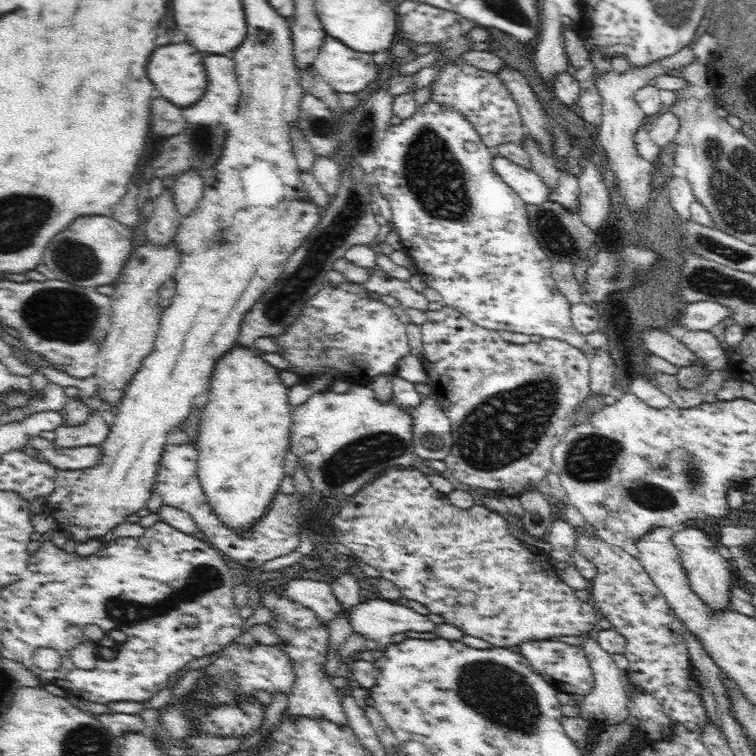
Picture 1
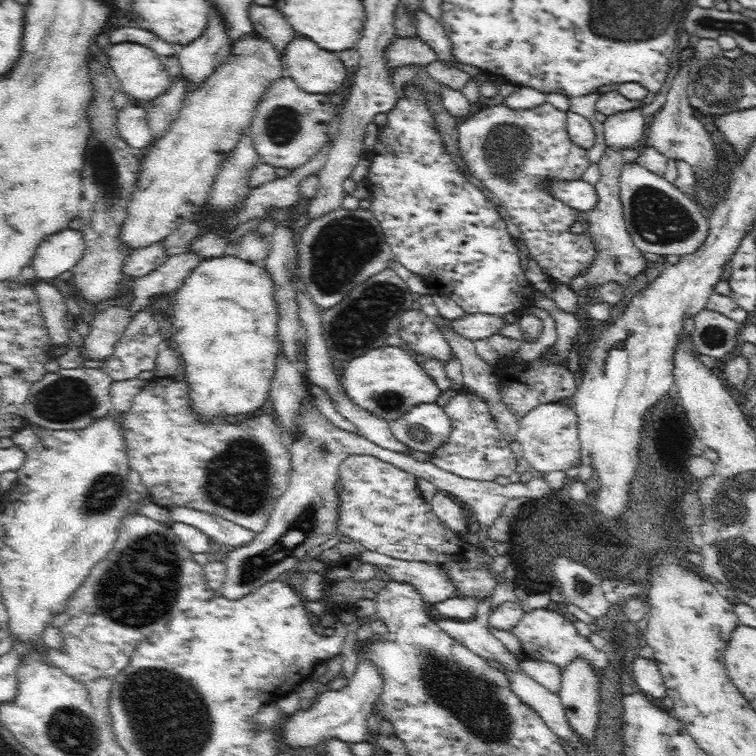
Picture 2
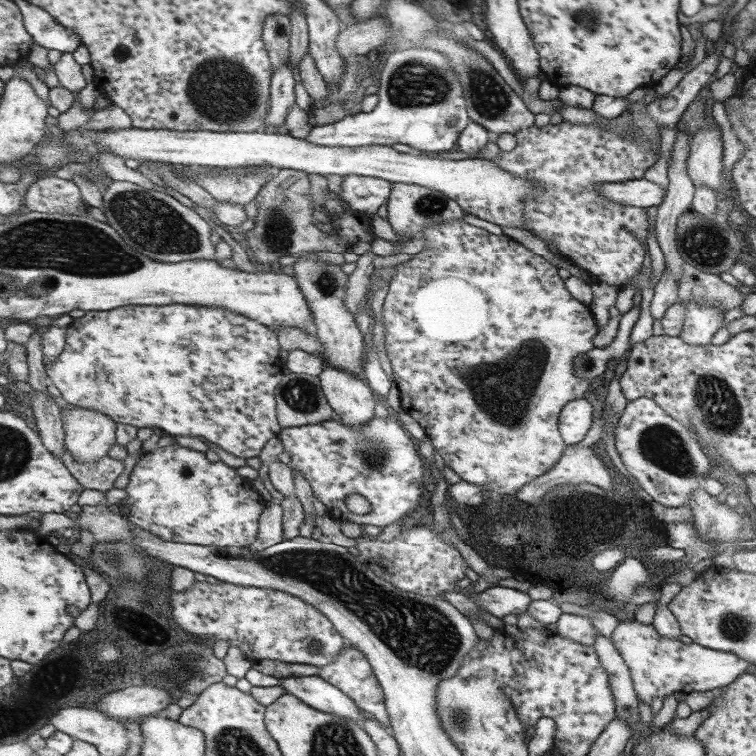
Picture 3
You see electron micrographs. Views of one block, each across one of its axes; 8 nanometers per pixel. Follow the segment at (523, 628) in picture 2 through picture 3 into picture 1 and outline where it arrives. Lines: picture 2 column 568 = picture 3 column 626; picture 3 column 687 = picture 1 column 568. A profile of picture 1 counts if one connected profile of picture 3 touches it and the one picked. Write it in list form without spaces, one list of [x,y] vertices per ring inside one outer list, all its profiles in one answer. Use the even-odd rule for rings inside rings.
[[[544,639],[527,640],[512,649],[517,650],[520,655],[528,659],[531,667],[558,691],[586,696],[594,688],[593,670],[586,653],[578,646],[555,639]]]

